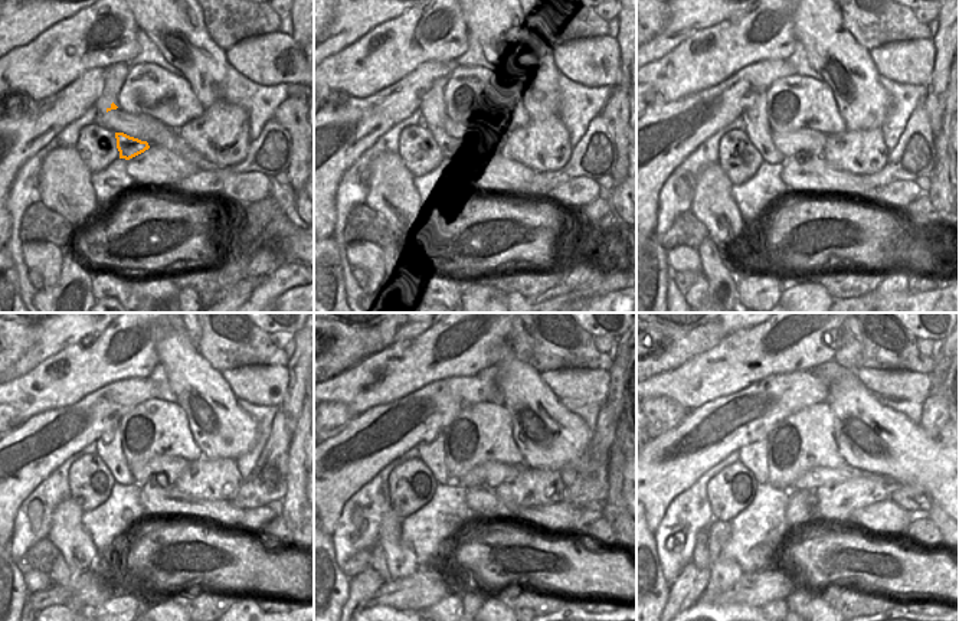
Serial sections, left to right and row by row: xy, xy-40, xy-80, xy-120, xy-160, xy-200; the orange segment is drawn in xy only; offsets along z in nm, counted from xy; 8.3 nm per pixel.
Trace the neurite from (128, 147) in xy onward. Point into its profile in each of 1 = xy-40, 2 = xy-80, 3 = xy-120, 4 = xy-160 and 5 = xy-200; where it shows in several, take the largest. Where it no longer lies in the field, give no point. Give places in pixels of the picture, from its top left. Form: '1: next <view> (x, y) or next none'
1: next xy-40 (449, 152)
2: next xy-80 (756, 127)
3: next xy-120 (110, 450)
4: next xy-160 (432, 454)
5: next xy-200 (755, 456)

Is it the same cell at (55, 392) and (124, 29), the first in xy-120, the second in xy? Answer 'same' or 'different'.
same

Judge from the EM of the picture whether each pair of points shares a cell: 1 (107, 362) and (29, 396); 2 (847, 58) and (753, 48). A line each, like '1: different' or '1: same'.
1: same
2: different

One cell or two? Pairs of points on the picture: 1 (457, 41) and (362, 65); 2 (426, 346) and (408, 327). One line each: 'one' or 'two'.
1: one
2: two

